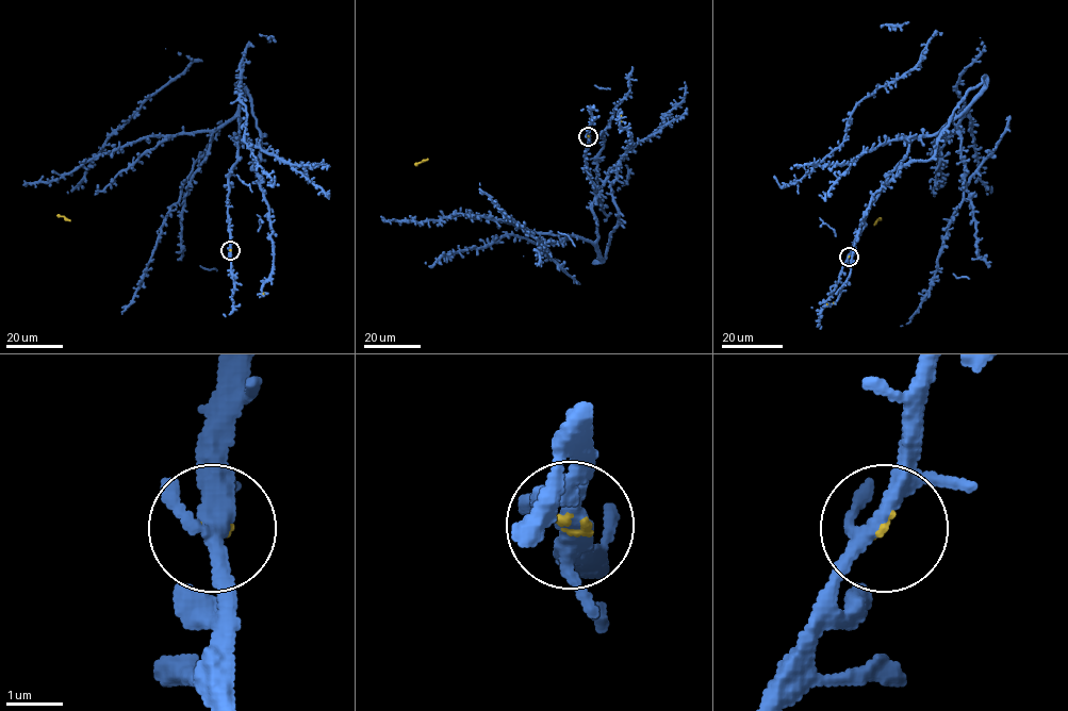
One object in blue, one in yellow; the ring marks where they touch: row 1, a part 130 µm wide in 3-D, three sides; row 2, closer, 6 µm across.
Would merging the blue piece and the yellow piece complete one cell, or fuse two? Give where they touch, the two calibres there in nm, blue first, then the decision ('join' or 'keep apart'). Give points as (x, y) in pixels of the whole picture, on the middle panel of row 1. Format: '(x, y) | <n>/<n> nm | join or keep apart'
(588, 136) | 280/90 nm | join

